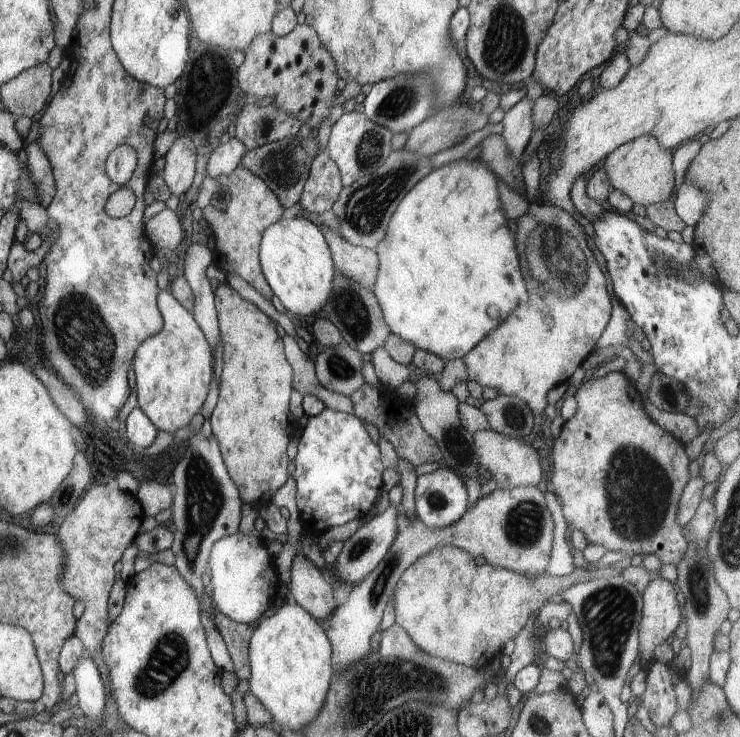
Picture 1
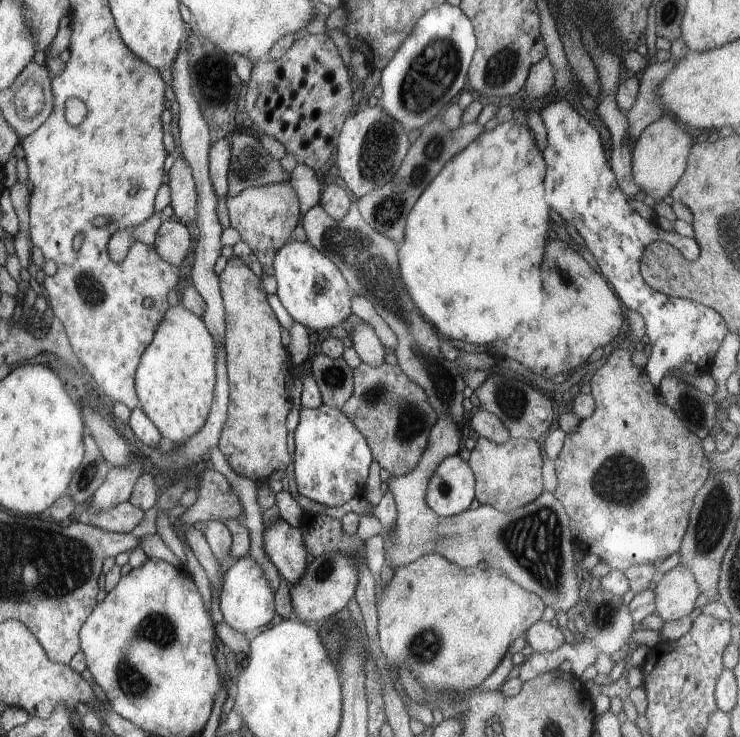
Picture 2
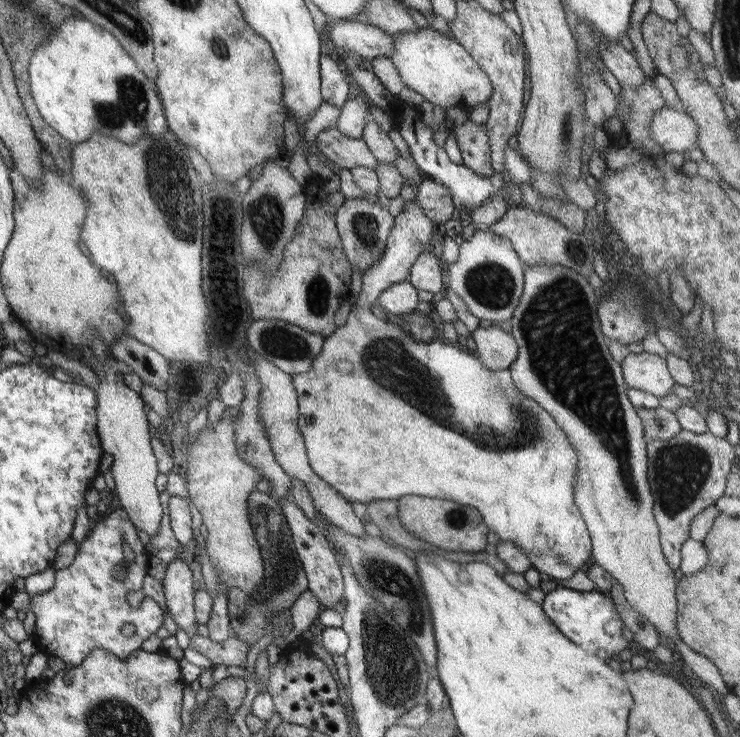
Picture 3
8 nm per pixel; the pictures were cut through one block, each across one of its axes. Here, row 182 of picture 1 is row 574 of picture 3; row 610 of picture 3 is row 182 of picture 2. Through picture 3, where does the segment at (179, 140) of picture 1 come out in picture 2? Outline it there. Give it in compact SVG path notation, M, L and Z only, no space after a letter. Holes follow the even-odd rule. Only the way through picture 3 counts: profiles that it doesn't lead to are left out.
M179 153L178 157L167 172L167 184L170 188L170 206L174 215L186 225L195 218L198 200L192 170Z

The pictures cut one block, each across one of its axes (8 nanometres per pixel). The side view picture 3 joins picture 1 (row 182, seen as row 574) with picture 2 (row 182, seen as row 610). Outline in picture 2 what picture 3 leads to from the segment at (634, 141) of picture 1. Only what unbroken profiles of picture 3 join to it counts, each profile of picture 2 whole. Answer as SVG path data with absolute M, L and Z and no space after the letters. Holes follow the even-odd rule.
M669 114L661 115L656 121L648 124L634 142L632 150L633 182L645 190L645 193L651 196L656 203L661 201L683 174L691 145L693 145L691 138L683 129L683 125Z

